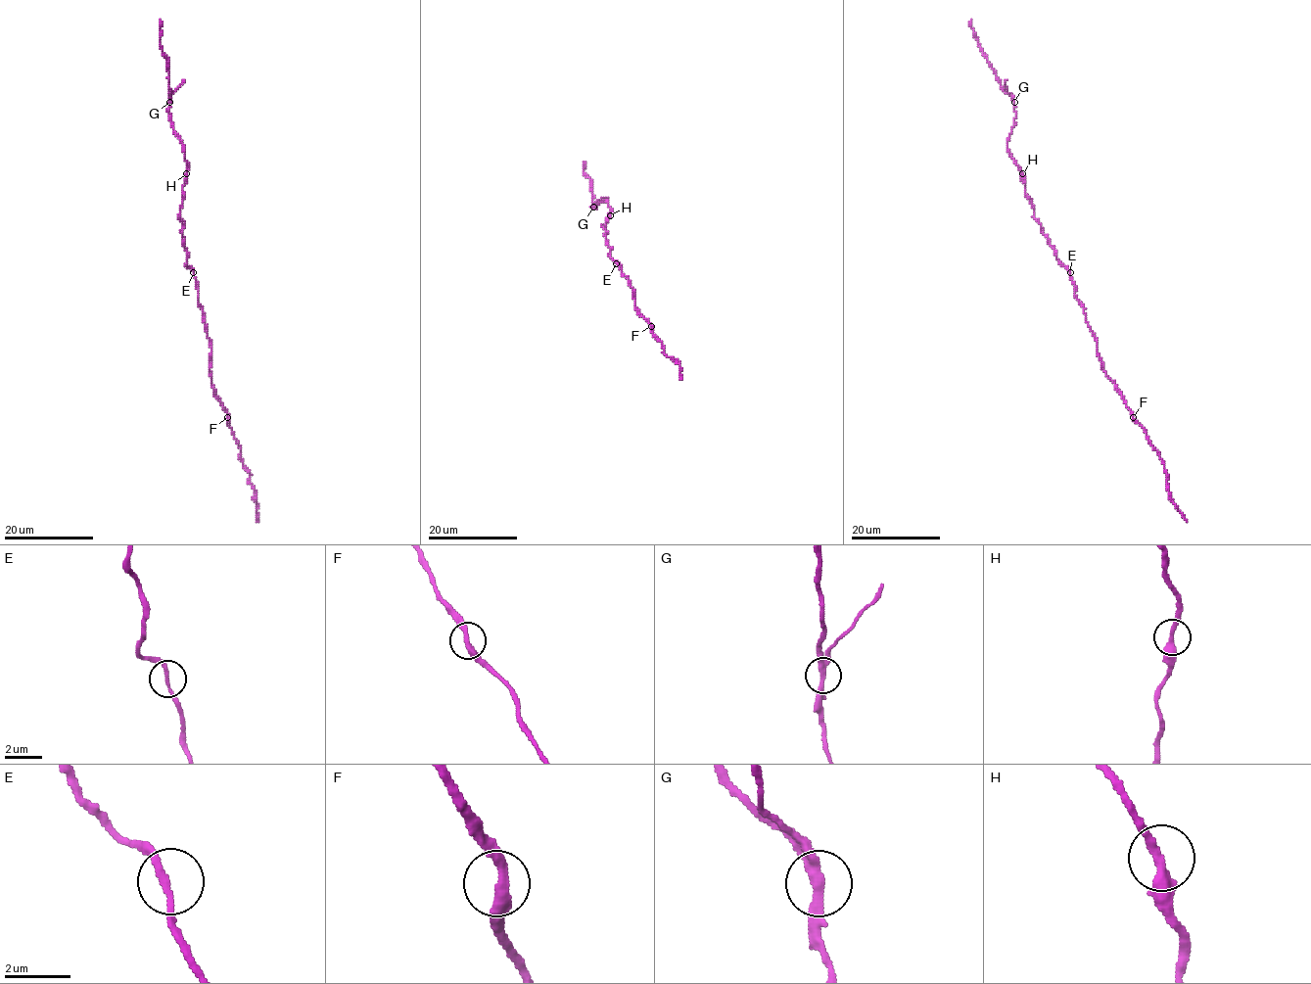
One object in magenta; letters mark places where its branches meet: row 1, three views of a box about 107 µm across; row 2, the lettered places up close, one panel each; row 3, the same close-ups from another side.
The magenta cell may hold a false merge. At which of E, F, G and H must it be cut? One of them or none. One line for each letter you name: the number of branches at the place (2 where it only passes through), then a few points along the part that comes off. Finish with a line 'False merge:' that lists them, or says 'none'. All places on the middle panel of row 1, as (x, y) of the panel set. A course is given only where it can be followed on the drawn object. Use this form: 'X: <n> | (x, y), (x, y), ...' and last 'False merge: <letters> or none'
G: 2 | (592, 207), (598, 199), (607, 199)
False merge: G

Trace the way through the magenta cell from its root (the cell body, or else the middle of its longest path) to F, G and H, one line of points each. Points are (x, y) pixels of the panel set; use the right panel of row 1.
F: (1069, 272), (1075, 286), (1075, 297), (1084, 309), (1086, 322), (1095, 339), (1101, 368), (1133, 417)
G: (1069, 272), (1058, 259), (1055, 250), (1035, 217), (1022, 172), (1007, 149), (1015, 117), (1014, 102)
H: (1069, 272), (1058, 259), (1055, 250), (1035, 217), (1022, 173)

